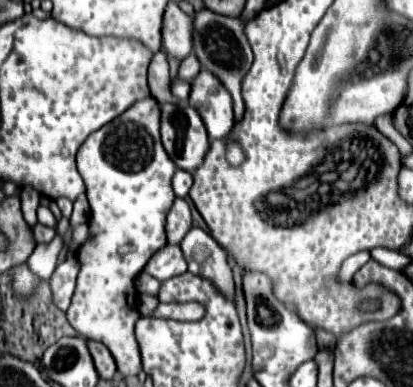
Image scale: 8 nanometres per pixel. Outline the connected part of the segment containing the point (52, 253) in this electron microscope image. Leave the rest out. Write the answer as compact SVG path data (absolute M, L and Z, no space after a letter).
M56 235L50 243L37 245L27 260L30 270L44 280L49 281L57 266L58 254L63 246L60 238Z

